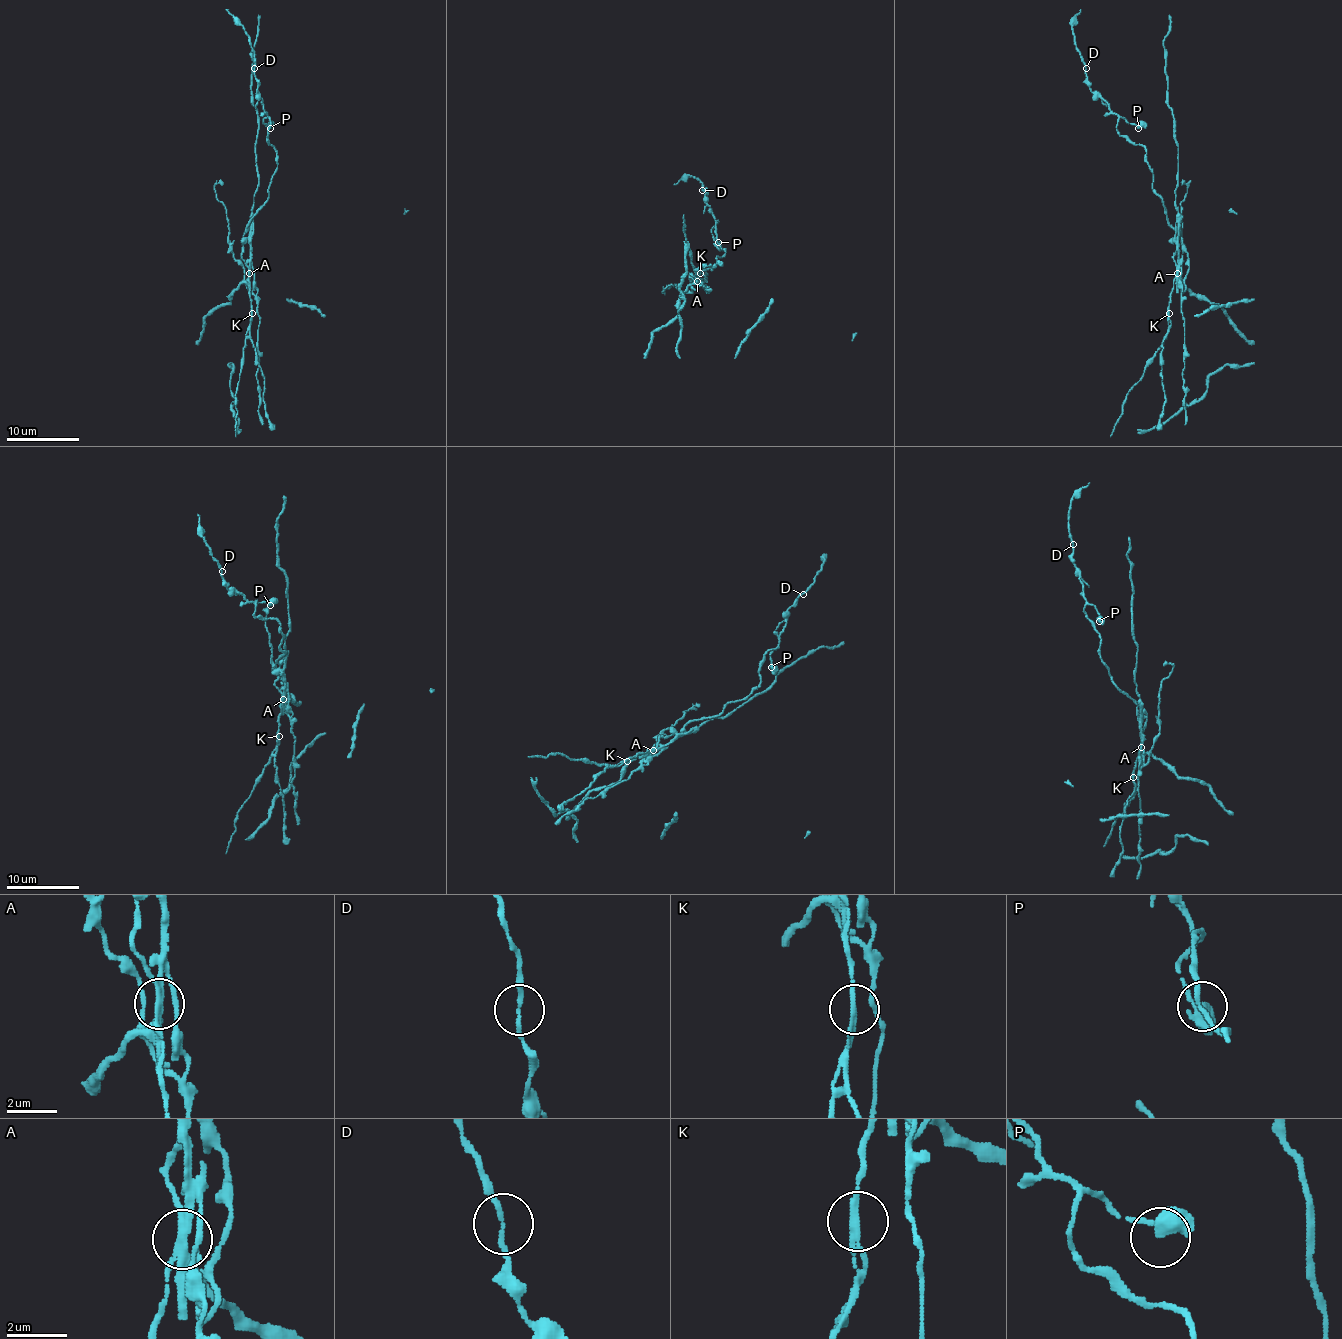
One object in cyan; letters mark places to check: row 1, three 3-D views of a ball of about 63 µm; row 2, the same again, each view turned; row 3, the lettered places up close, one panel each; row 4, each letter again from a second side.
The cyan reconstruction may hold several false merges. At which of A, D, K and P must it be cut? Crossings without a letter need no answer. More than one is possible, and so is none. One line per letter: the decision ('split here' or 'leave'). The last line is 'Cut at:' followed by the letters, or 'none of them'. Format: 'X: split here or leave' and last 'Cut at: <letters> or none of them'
A: split here
D: leave
K: split here
P: leave
Cut at: A, K

